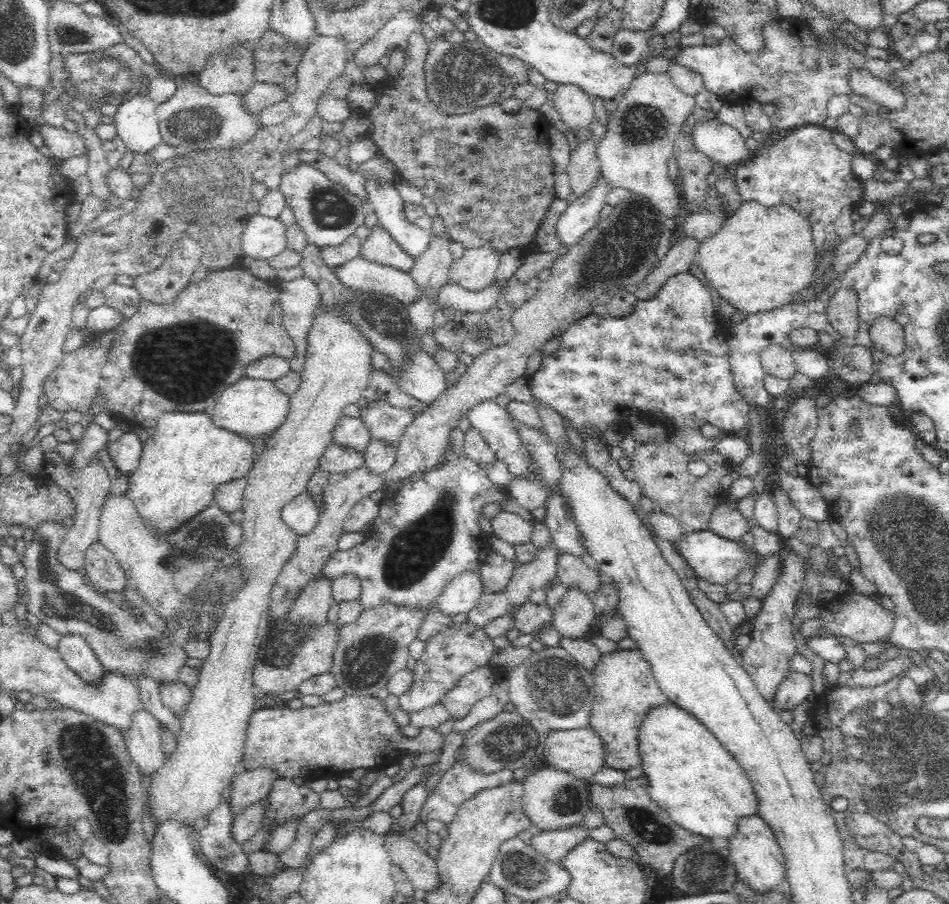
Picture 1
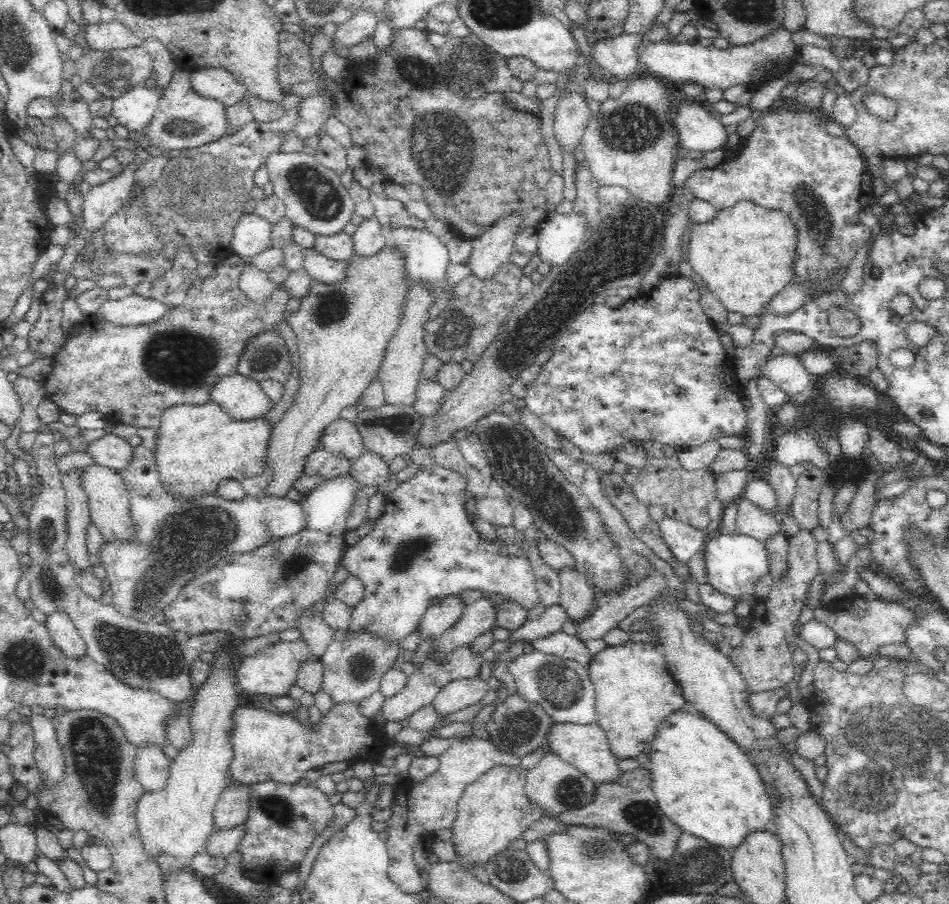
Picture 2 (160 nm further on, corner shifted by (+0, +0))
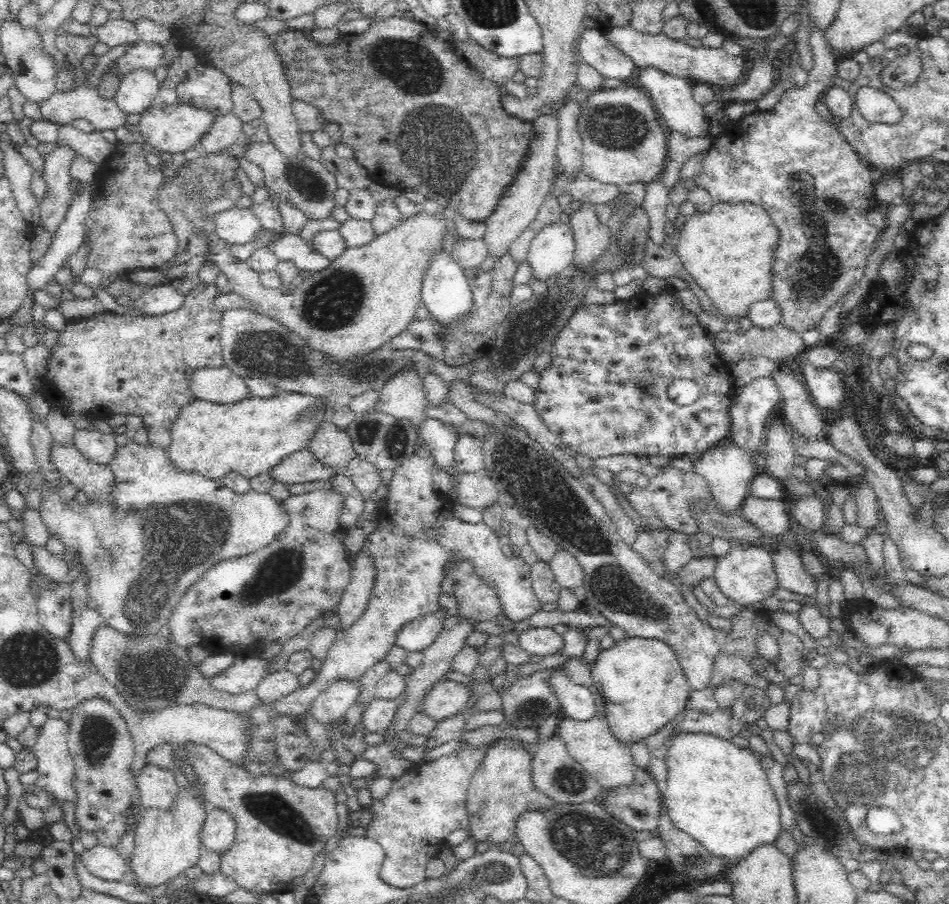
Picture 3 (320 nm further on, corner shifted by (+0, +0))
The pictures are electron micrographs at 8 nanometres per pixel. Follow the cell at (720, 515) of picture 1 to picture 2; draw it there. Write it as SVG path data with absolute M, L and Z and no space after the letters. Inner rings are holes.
M743 497L736 503L738 505L736 528L739 534L750 536L760 542L765 542L774 534L780 534L782 522L778 512L764 511Z

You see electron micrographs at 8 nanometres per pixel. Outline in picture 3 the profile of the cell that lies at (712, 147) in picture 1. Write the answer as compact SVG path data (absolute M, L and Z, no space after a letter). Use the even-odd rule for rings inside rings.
M656 67L637 69L633 79L638 87L647 91L652 105L659 115L660 121L669 129L685 134L688 138L706 137L709 128L714 121L706 120L703 106L694 100L691 94L692 83L684 78L672 77Z

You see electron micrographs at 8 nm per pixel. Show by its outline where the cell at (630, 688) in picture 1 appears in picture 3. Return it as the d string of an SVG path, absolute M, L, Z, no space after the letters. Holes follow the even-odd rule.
M626 637L620 642L615 642L612 648L601 650L594 664L590 665L590 670L596 688L605 702L606 722L626 745L645 740L681 714L691 691L676 654L662 640Z

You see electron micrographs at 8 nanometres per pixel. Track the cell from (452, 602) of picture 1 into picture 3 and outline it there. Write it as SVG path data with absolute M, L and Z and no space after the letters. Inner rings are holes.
M440 607L435 613L425 614L422 618L416 618L400 628L394 645L402 647L404 651L423 651L438 637L443 630L443 614L446 611Z

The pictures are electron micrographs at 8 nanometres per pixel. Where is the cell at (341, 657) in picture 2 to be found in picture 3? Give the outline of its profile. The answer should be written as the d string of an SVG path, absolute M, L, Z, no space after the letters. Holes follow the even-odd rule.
M344 679L332 681L312 702L310 715L324 726L340 722L348 708L354 704L356 696L358 696L358 683Z

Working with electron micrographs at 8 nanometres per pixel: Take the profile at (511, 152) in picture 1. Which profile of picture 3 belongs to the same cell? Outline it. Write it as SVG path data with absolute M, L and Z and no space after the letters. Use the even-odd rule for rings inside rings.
M390 16L381 18L382 21L370 21L370 27L368 30L363 32L362 34L341 34L340 38L336 41L335 44L332 45L324 45L315 41L313 38L306 34L302 30L293 30L293 31L284 31L276 36L272 37L273 46L275 47L275 52L280 56L282 61L282 65L284 68L285 76L287 77L292 97L296 100L302 101L304 103L308 103L322 111L322 115L324 115L324 120L330 122L338 123L340 127L340 139L339 143L348 146L349 148L353 149L353 159L357 161L358 164L362 165L372 177L375 179L383 182L386 185L390 185L396 188L403 188L403 187L412 187L417 188L425 197L433 198L438 205L441 206L448 206L453 213L460 213L464 218L476 221L476 220L486 220L492 213L493 210L498 206L499 200L502 198L504 191L510 183L512 182L512 178L514 178L514 174L520 170L520 165L523 164L523 161L527 158L527 151L529 148L529 143L531 142L532 136L532 123L531 121L523 121L515 116L510 116L504 112L502 109L502 105L500 102L500 86L492 83L492 81L482 77L480 73L478 73L474 68L468 65L468 62L465 62L464 59L458 57L458 53L454 51L454 48L451 46L450 41L439 40L436 33L428 28L426 25L420 24L420 22L414 21L413 19L409 19L406 17L398 17L398 16Z

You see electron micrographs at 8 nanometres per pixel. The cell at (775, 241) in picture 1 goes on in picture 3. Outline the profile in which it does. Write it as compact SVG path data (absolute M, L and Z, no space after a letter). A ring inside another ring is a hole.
M751 202L715 203L706 212L688 215L679 232L675 253L684 269L725 316L746 316L748 306L770 299L770 264L778 242L778 230L764 209Z

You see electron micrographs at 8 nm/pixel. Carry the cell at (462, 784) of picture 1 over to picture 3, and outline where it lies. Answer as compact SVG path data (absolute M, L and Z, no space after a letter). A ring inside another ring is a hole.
M466 744L459 751L448 756L441 756L427 764L414 766L410 772L406 771L399 778L392 779L390 792L384 798L376 798L369 805L363 806L372 816L370 822L358 830L370 840L376 840L384 851L384 862L380 866L380 879L394 888L408 888L426 880L426 865L431 858L438 854L442 840L453 830L460 829L469 832L467 811L467 790L474 772L484 758L488 745L472 747Z

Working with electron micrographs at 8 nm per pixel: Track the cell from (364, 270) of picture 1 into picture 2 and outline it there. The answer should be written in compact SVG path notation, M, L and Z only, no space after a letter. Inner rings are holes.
M302 248L303 268L318 282L338 282L344 278L346 261L326 258L315 248Z

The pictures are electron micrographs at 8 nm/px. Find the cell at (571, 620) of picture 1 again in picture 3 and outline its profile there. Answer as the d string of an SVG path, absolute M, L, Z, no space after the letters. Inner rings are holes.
M560 546L555 556L547 563L561 588L570 588L581 594L584 574L576 557Z

